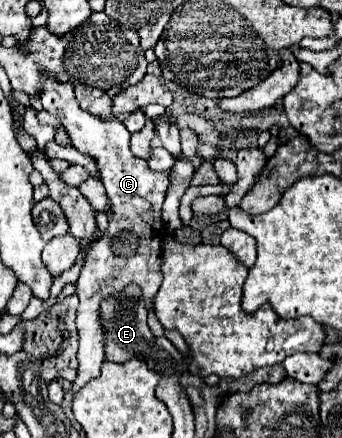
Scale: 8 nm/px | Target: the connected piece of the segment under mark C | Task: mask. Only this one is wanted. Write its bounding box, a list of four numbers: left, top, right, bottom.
[40,74,168,394]

